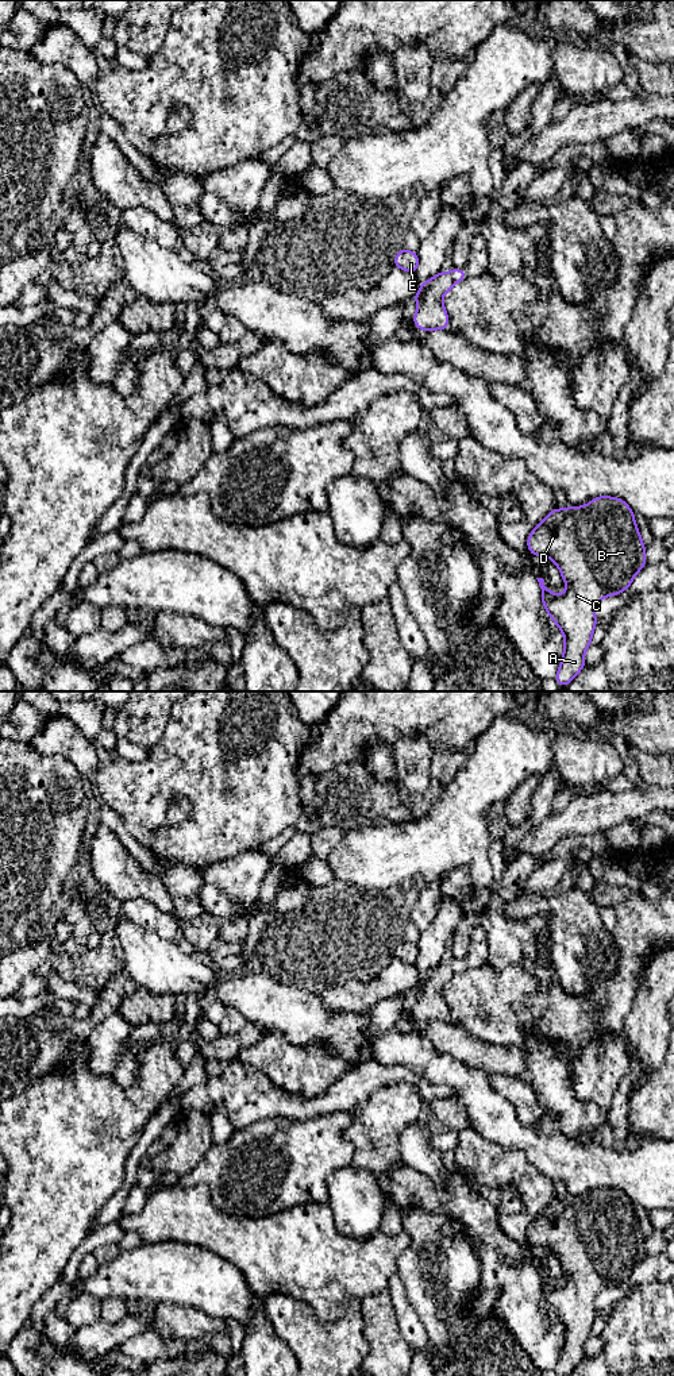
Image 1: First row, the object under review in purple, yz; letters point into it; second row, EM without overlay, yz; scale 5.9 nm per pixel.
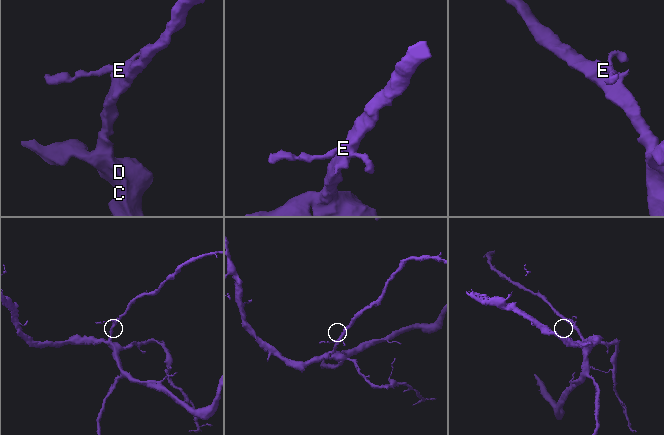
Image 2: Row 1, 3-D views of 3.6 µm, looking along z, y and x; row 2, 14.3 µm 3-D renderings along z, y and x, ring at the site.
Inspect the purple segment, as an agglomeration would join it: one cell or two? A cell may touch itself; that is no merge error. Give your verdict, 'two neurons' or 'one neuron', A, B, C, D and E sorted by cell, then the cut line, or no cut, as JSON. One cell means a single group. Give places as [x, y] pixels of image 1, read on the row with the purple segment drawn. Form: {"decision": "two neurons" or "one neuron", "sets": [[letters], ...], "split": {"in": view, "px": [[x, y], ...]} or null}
{"decision": "one neuron", "sets": [["A", "B", "C", "D", "E"]], "split": null}

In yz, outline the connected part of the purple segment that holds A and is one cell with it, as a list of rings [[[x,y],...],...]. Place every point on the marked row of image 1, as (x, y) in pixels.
[[[598,496],[584,506],[551,510],[532,528],[527,548],[535,556],[550,556],[569,586],[563,594],[556,596],[544,586],[543,578],[536,578],[542,604],[565,636],[562,662],[555,675],[556,683],[565,687],[586,666],[584,656],[597,625],[594,610],[598,601],[619,596],[631,586],[635,575],[647,564],[646,546],[635,524],[635,513],[627,502],[619,497]]]

